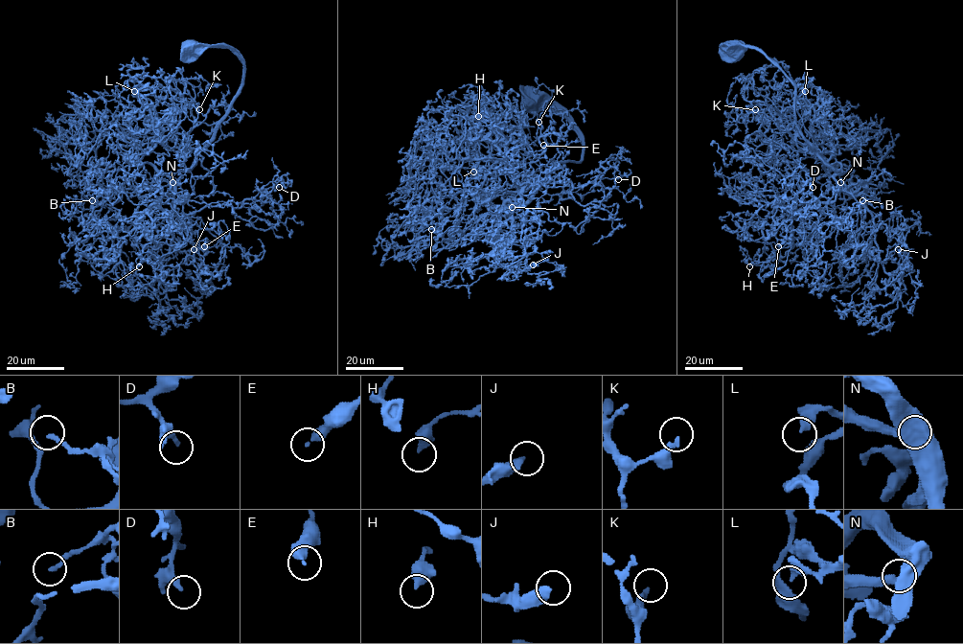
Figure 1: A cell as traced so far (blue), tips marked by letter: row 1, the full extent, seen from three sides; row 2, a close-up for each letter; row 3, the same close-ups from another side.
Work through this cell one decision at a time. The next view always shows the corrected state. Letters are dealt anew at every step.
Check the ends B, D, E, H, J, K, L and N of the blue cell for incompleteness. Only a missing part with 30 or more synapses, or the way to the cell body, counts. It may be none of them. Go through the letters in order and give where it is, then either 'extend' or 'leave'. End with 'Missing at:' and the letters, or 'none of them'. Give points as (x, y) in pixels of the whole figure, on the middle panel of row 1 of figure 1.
B: place (431, 229); leave
D: place (618, 179); extend
E: place (543, 145); leave
H: place (478, 116); leave
J: place (533, 264); leave
K: place (538, 122); leave
L: place (473, 172); leave
N: place (512, 207); extend
Missing at: D, N

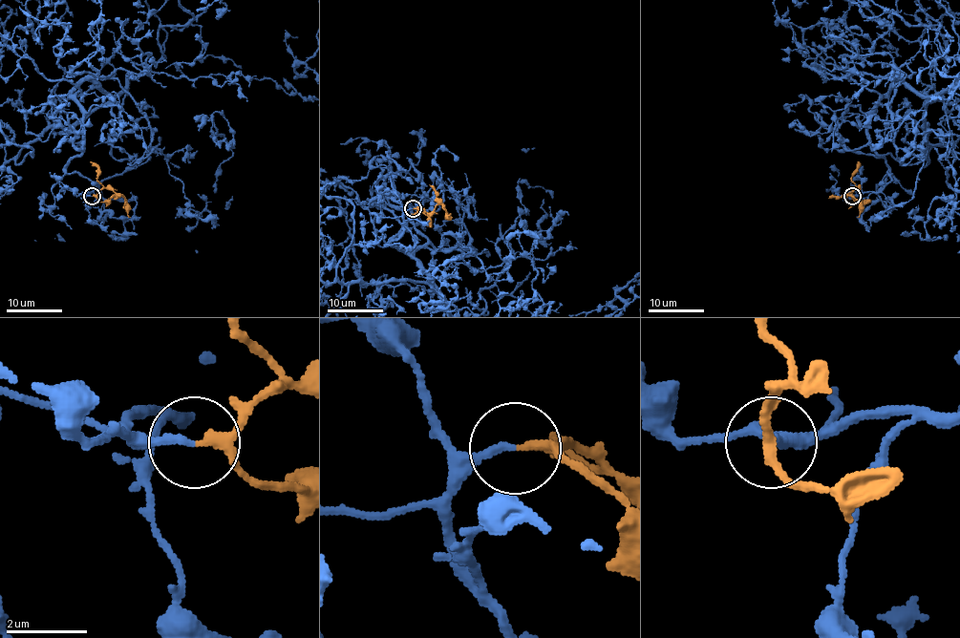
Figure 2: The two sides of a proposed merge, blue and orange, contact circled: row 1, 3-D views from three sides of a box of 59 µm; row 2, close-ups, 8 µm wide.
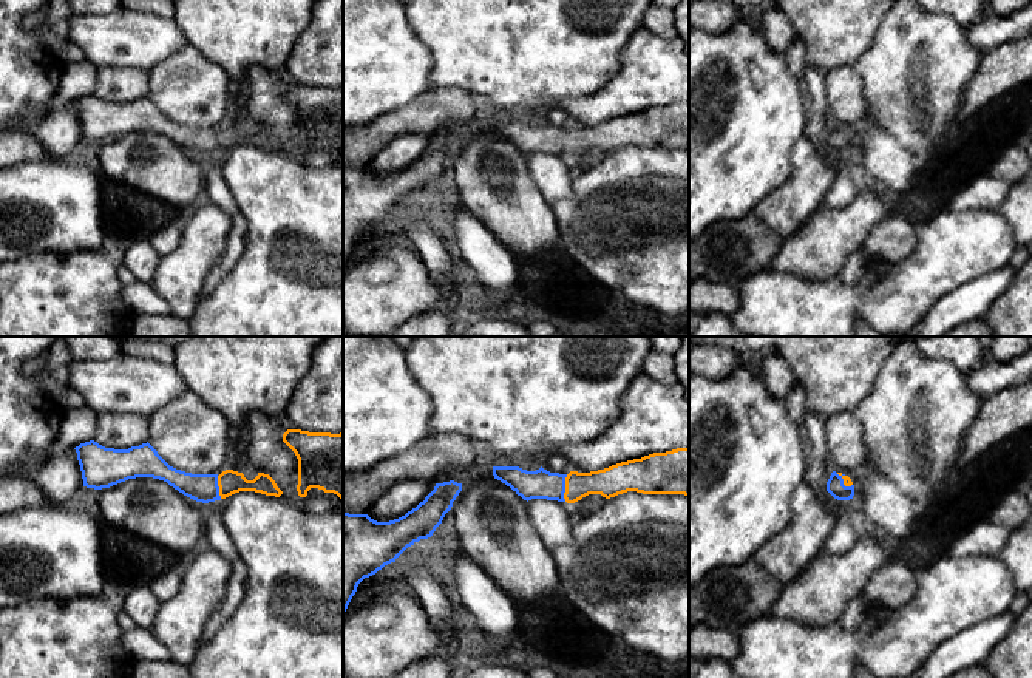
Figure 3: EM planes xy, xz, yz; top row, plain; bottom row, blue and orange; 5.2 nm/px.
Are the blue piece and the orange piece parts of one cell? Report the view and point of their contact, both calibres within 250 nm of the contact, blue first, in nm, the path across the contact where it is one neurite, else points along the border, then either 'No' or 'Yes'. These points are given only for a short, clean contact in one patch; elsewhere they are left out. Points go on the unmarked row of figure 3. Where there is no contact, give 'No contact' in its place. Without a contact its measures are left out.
Touches blue at xz (564, 142). Thickness 160 nm (blue) against 160 nm. Yes

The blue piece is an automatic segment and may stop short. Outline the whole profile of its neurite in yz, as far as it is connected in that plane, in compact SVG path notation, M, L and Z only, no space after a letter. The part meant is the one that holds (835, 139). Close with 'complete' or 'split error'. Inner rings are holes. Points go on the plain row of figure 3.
M833 125L827 136L827 145L837 154L850 154L854 150L854 139L848 130Z | split error

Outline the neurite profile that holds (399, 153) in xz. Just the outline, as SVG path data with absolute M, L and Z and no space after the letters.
M402 134L380 150L366 168L377 176L399 173L423 156L434 141L434 134Z

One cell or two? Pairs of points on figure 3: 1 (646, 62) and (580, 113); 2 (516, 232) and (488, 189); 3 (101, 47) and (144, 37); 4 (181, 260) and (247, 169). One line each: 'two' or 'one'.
1: one
2: one
3: one
4: two

